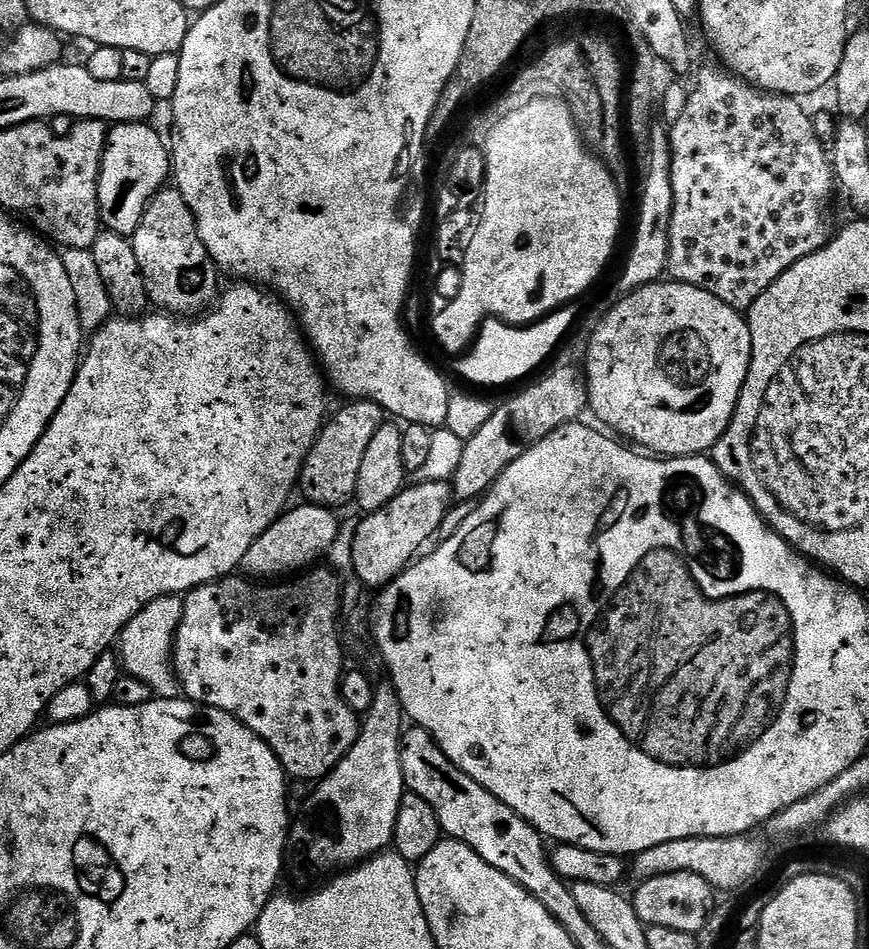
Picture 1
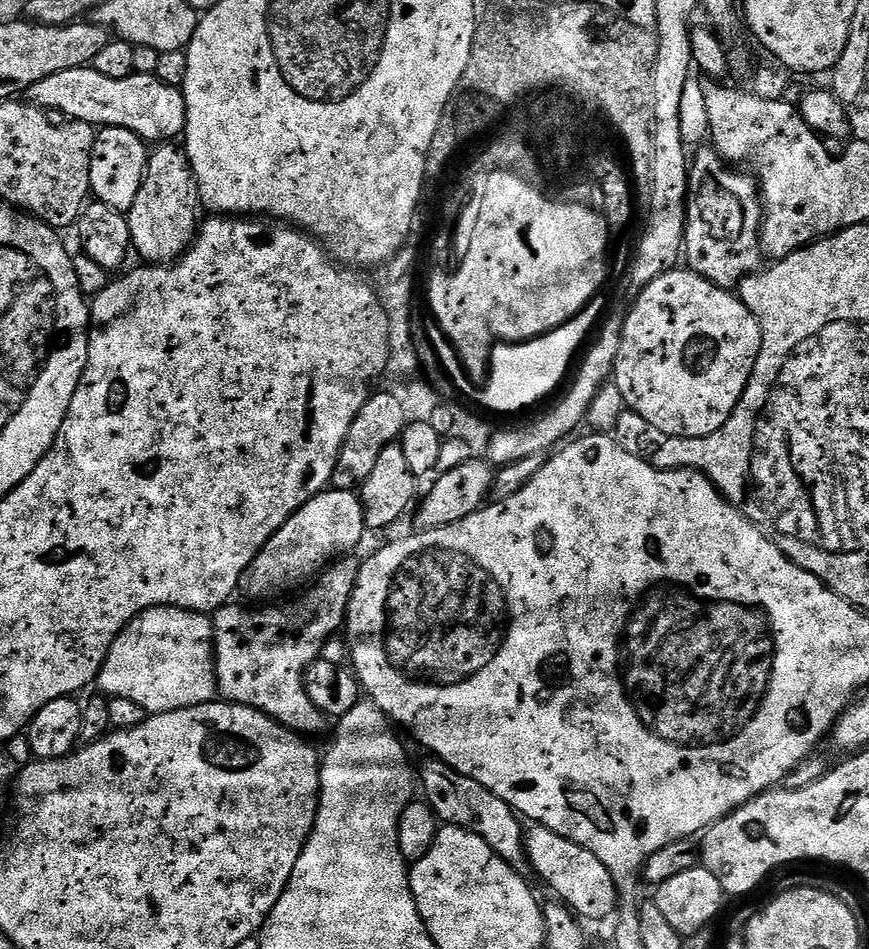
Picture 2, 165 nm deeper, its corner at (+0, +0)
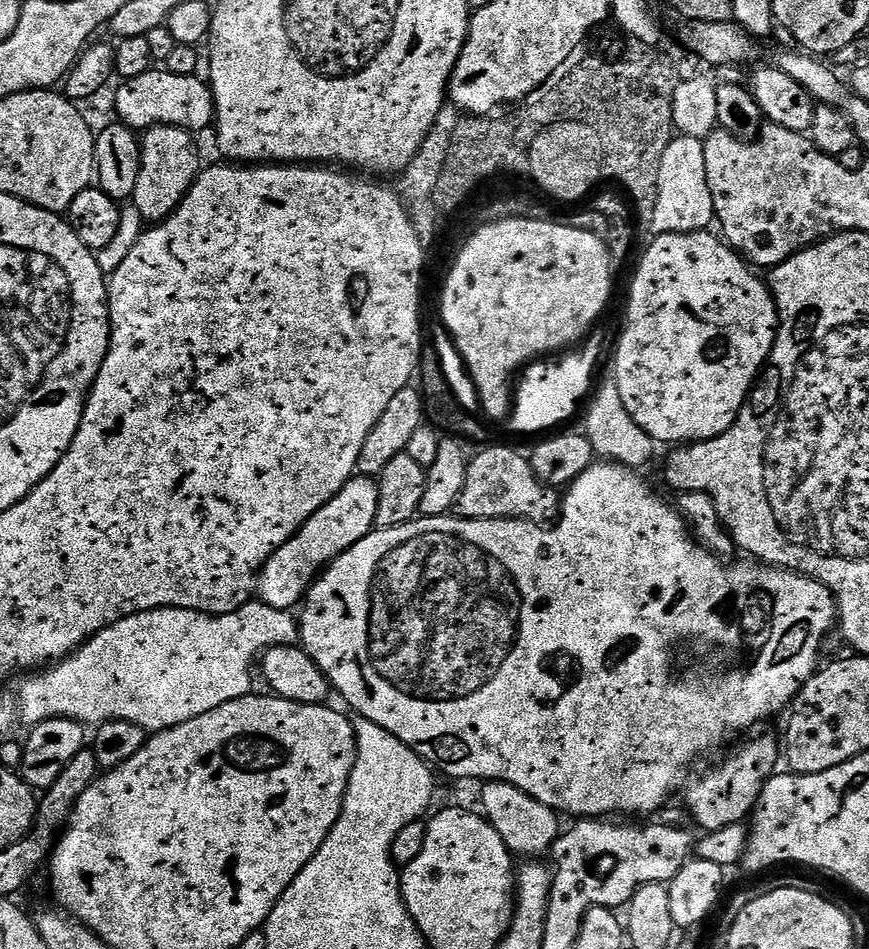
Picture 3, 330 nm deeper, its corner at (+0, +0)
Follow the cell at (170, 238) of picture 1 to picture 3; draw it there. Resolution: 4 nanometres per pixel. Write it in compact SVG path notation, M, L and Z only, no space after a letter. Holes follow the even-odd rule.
M160 124L143 133L138 186L134 186L130 202L145 222L165 220L181 204L186 193L192 188L192 183L202 171L196 140L197 137L188 129L175 128L169 124Z

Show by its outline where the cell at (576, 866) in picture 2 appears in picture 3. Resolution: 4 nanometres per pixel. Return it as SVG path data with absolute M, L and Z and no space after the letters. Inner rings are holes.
M494 780L483 785L484 793L480 800L484 803L482 815L489 824L498 830L502 842L506 842L509 852L520 858L540 858L551 849L552 843L560 837L561 817L542 802L538 802L530 794L518 790L505 780Z

